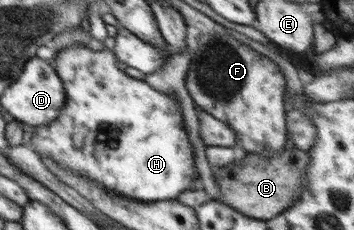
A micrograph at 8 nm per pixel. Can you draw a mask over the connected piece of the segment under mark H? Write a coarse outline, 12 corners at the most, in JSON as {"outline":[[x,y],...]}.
{"outline":[[110,50],[55,58],[38,155],[139,202],[197,175],[181,109]]}

